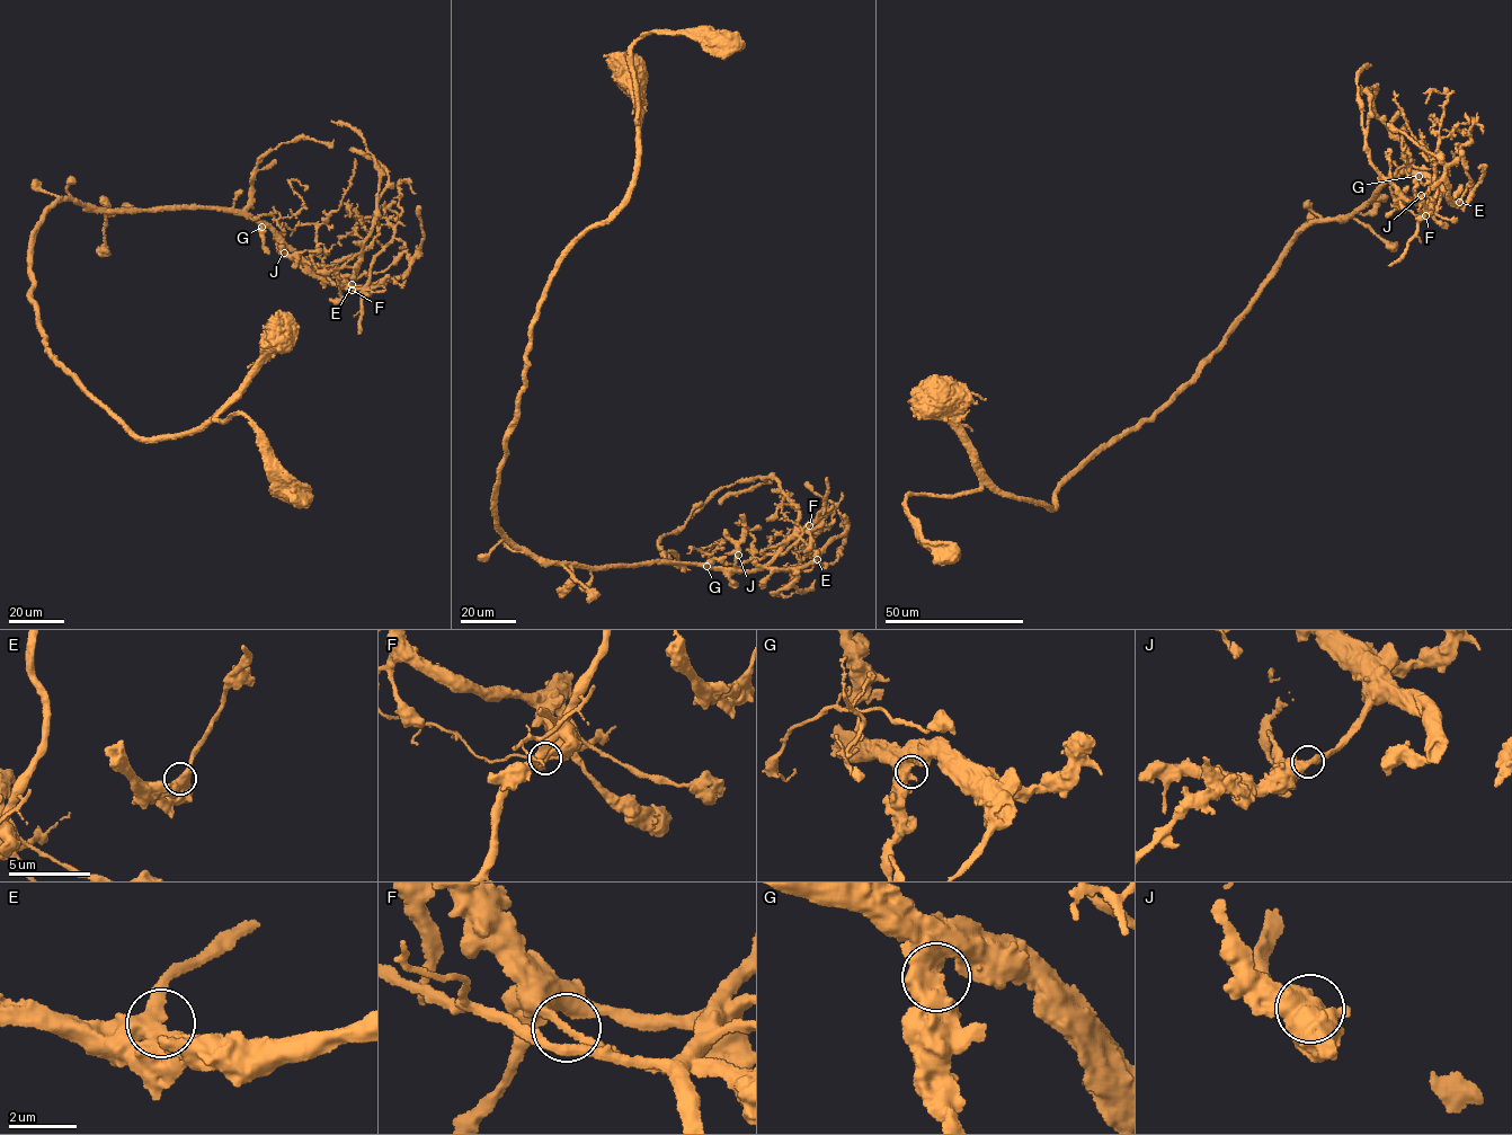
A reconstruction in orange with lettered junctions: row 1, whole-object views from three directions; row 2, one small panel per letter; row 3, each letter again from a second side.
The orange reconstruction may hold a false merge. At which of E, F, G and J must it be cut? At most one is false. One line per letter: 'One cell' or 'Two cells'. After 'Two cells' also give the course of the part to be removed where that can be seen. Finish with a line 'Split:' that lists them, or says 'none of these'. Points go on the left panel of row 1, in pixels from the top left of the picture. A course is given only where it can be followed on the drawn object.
E: One cell
F: Two cells. Course of the part to remove: (352, 290), (326, 274), (317, 225), (294, 230), (274, 220), (303, 207), (292, 179), (308, 189)
G: One cell
J: One cell
Split: F

